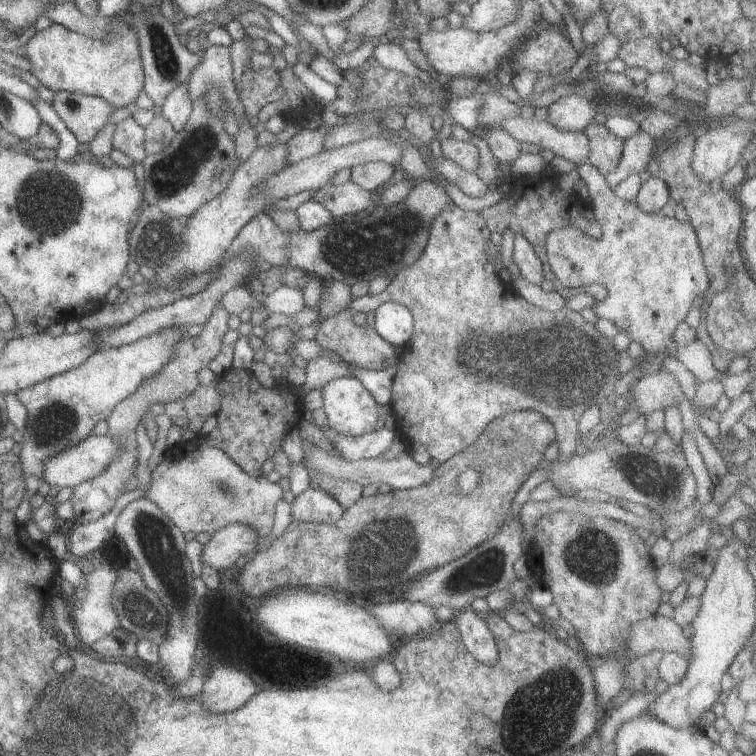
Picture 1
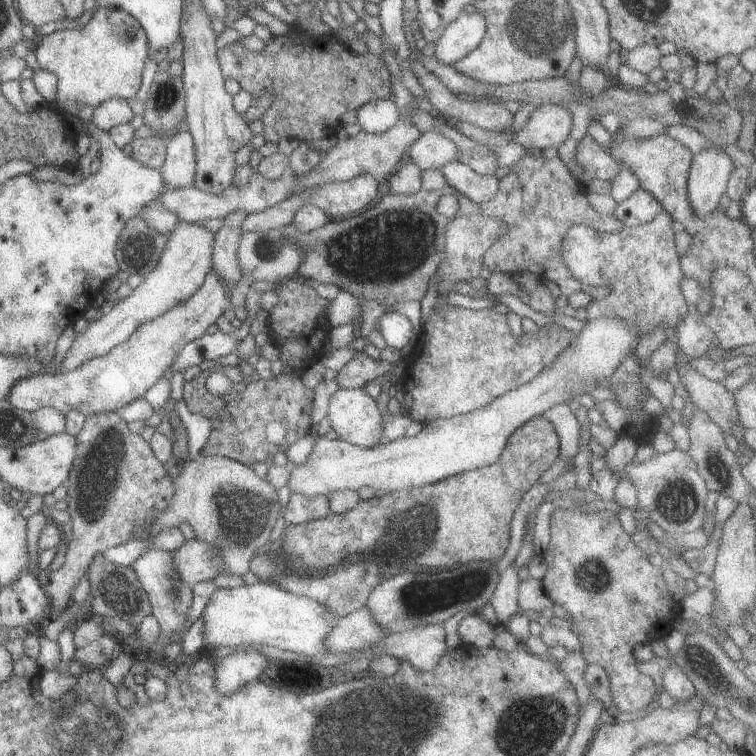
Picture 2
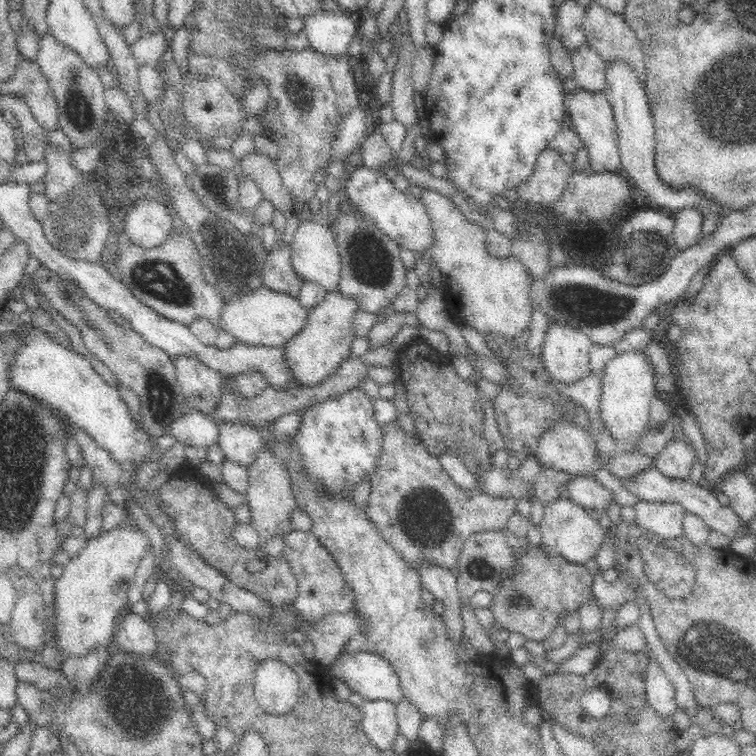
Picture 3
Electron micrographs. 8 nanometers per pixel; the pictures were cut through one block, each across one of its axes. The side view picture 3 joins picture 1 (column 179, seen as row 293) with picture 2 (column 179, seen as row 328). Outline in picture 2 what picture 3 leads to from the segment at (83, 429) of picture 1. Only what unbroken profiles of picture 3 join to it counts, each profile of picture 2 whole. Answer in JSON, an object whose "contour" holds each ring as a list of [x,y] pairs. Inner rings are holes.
{"contour":[[[209,272],[202,286],[187,300],[177,302],[167,312],[143,322],[122,344],[106,354],[83,362],[83,365],[57,374],[33,374],[11,386],[6,402],[23,411],[42,407],[57,410],[66,415],[71,410],[90,417],[121,409],[140,398],[170,368],[177,352],[193,340],[203,336],[207,327],[214,324],[229,304],[227,286]]]}

